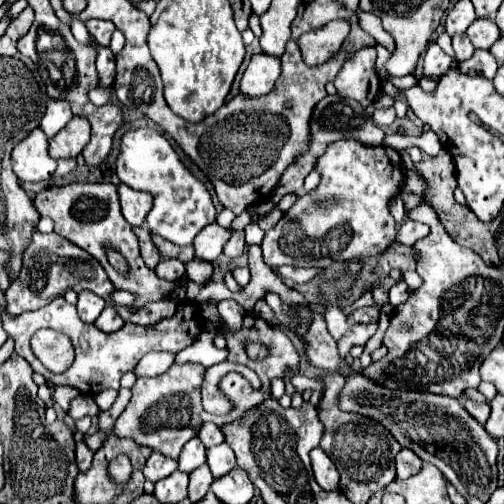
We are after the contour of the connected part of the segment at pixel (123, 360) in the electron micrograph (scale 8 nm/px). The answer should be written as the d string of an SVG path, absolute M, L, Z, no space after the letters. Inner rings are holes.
M54 299L52 303L48 303L48 307L42 307L38 311L32 313L22 313L20 317L12 319L8 315L2 315L4 319L4 329L8 331L8 335L16 341L16 353L20 357L24 357L32 369L40 375L44 375L46 379L50 379L54 385L70 385L76 387L80 393L88 393L88 395L96 395L102 389L120 389L120 379L124 373L132 371L136 367L136 363L150 351L170 351L170 353L178 353L182 349L186 349L188 345L192 345L192 335L188 333L184 315L182 315L184 305L178 305L176 313L168 319L160 319L156 325L132 325L126 323L120 331L114 333L102 333L100 329L96 329L96 325L88 325L82 323L76 307L66 303L64 299ZM38 329L54 329L60 331L64 335L70 337L74 349L76 349L76 359L74 363L60 375L50 373L32 353L30 349L30 337L34 335L34 331Z

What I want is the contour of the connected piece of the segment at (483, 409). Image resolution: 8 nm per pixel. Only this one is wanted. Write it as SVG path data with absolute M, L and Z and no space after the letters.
M466 401L464 403L464 407L466 407L466 411L476 419L476 421L480 421L482 425L488 421L488 415L490 415L490 405L484 401L484 403L474 403L474 401Z

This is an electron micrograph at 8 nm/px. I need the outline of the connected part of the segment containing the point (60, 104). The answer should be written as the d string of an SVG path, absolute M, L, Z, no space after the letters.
M48 99L48 109L46 115L40 121L42 131L52 137L56 135L68 121L72 119L72 109L68 107L66 99Z

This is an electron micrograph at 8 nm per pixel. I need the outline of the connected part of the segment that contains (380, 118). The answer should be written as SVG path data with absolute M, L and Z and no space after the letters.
M394 107L376 109L374 113L376 113L376 115L374 115L374 121L376 121L380 127L388 127L388 125L392 125L392 123L396 121L396 111L394 111Z

